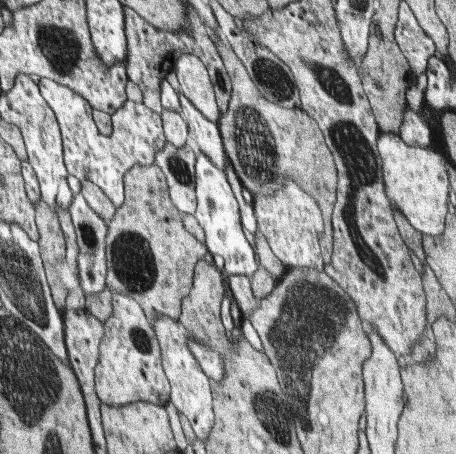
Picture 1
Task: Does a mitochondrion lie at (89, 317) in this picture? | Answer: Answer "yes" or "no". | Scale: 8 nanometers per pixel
no

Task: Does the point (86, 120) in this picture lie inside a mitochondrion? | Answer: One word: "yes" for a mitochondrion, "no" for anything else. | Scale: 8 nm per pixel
no

